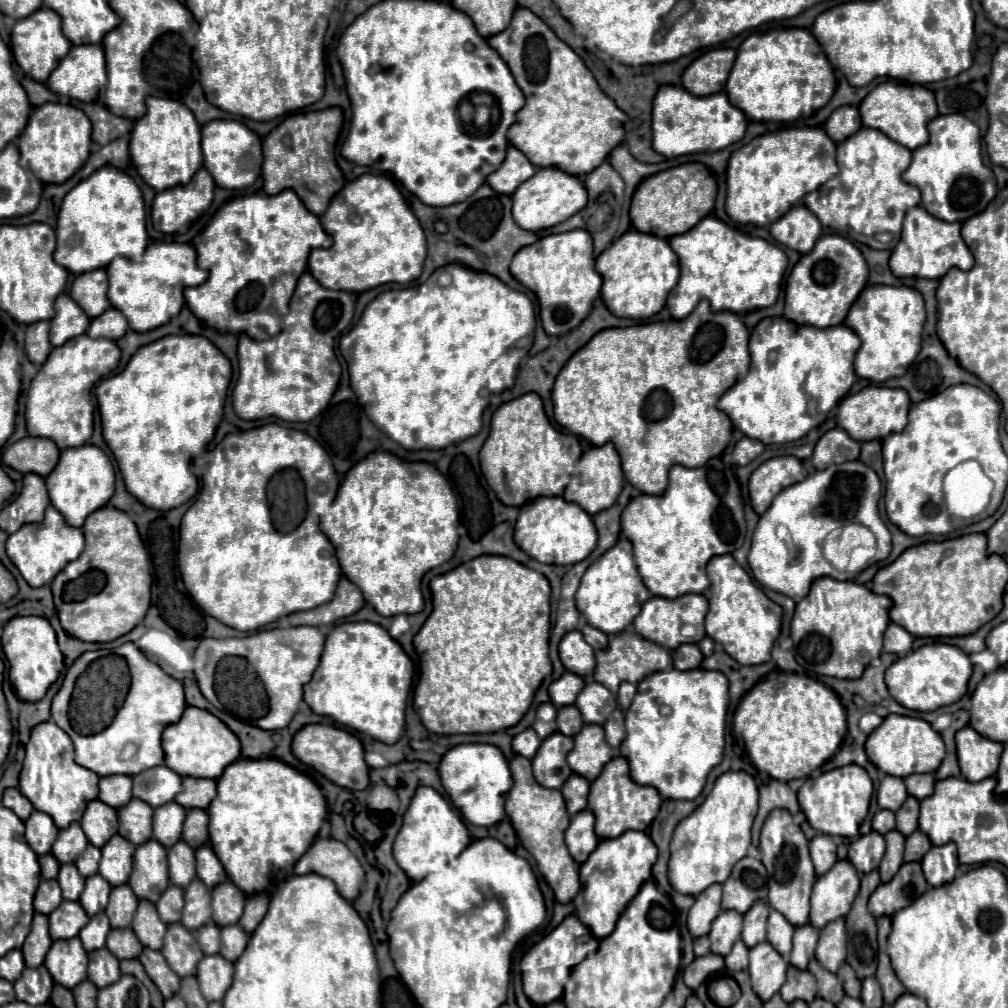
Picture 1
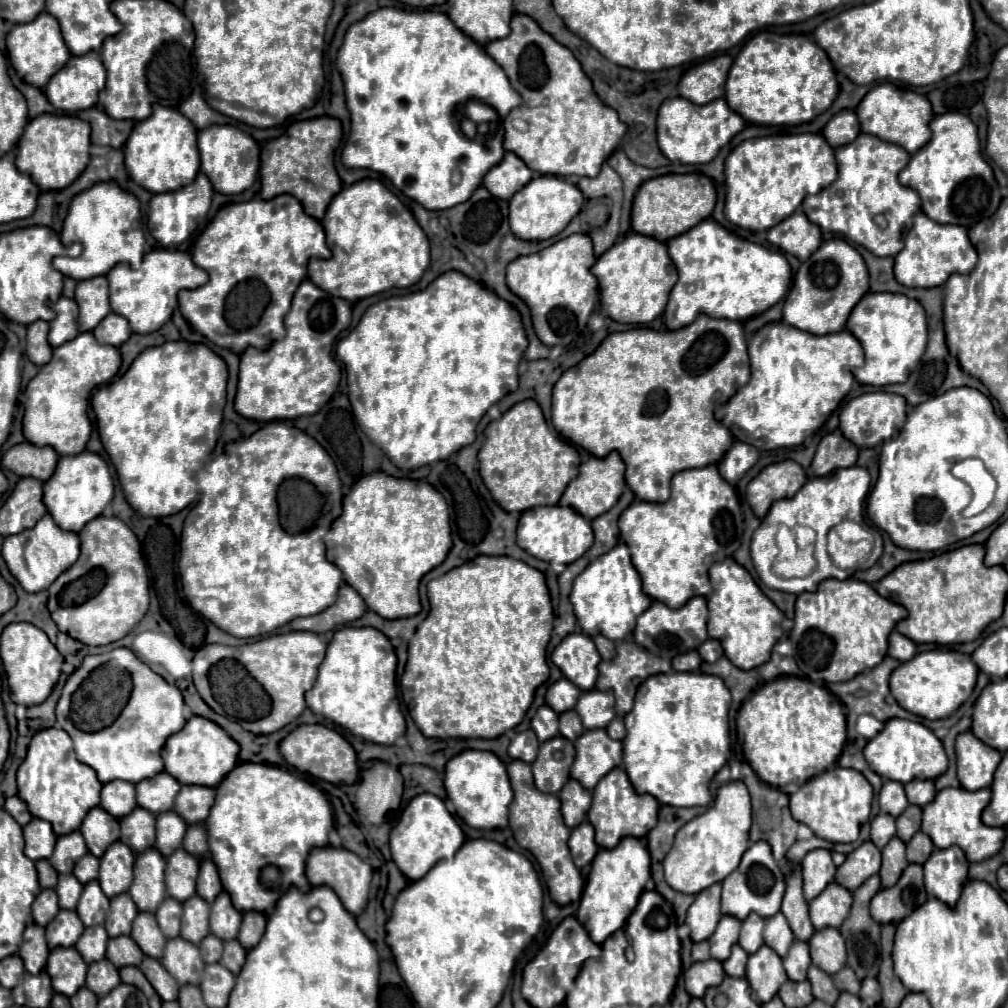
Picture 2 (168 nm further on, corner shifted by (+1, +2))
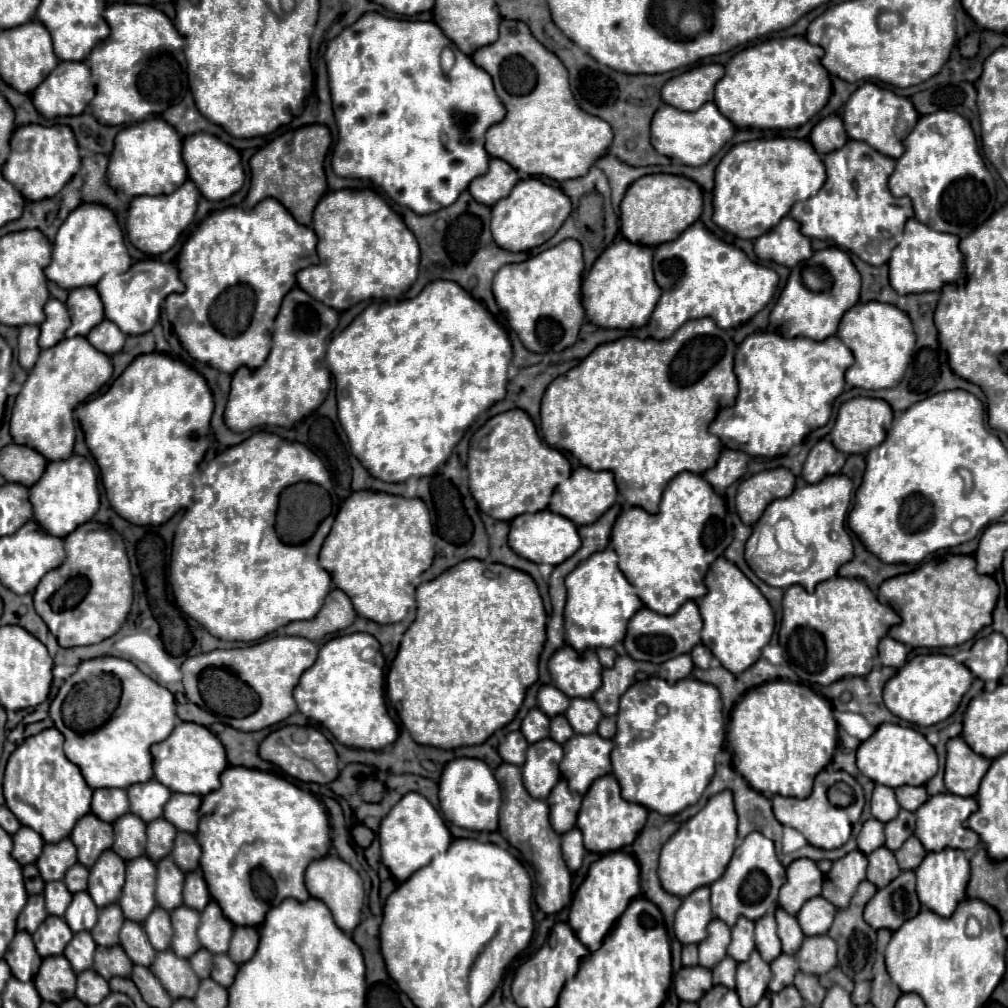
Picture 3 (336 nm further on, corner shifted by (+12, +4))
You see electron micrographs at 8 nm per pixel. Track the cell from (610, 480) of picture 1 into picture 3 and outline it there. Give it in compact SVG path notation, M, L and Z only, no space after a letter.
M580 466L578 470L572 472L572 476L562 482L550 500L550 512L558 512L560 516L566 516L568 520L572 520L576 526L582 524L594 524L594 520L598 520L598 516L602 516L602 512L606 512L606 508L610 508L618 498L618 490L616 490L616 482L614 482L614 474L608 470L602 472L594 472L590 468Z

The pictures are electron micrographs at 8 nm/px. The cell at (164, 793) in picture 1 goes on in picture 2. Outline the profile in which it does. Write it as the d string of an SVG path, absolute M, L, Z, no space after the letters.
M159 772L153 778L145 778L137 782L135 790L137 790L137 804L153 814L159 814L173 808L181 784L171 774Z

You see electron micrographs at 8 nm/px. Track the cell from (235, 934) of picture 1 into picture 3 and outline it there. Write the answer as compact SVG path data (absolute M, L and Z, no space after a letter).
M228 954L214 956L214 968L212 968L212 980L222 984L224 988L230 986L230 980L234 980L234 972L238 972L238 966L230 960Z

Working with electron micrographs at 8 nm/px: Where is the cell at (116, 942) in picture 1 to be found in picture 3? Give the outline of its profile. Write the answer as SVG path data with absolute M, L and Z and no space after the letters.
M98 946L96 954L94 954L94 970L106 980L110 980L114 976L130 978L132 962L126 956L126 952L122 950L122 946L112 946L112 948Z

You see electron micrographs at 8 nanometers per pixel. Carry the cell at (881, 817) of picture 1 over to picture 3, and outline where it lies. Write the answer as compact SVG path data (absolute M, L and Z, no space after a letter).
M870 818L868 822L864 822L862 832L858 834L858 850L868 856L880 846L884 846L884 824Z

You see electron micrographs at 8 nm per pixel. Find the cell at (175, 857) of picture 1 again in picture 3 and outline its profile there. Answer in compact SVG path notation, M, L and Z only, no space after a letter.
M164 858L156 864L158 880L156 880L156 902L166 912L172 912L182 904L182 886L184 886L184 872L172 862L172 858Z

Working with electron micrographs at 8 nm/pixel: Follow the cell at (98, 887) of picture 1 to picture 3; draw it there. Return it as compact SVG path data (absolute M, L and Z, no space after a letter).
M76 892L70 908L64 914L64 920L70 924L72 932L92 930L98 920L98 906L90 900L88 892Z

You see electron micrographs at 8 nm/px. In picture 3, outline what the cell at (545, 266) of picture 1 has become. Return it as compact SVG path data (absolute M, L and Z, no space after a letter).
M570 238L526 262L508 264L494 276L492 290L496 304L530 352L562 352L576 342L584 322L584 308L580 304L582 272L582 246Z

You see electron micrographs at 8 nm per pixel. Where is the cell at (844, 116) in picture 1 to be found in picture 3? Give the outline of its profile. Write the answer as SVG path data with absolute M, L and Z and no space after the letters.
M828 116L824 120L820 120L812 132L810 132L810 144L814 146L814 150L818 154L826 154L832 152L834 148L842 148L842 144L846 144L848 136L844 132L844 124L838 116Z

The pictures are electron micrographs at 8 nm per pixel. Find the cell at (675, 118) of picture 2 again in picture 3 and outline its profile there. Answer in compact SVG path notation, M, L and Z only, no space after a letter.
M706 102L694 112L682 112L664 104L652 118L652 146L658 154L668 158L678 158L688 166L702 166L712 156L716 156L722 146L734 136L730 120L726 120L714 102Z

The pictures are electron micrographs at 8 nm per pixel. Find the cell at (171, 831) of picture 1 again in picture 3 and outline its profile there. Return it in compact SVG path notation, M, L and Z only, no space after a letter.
M158 818L148 824L146 832L148 832L146 856L150 856L150 860L154 860L154 864L156 864L158 860L162 860L170 854L174 838L176 838L176 828L168 820Z

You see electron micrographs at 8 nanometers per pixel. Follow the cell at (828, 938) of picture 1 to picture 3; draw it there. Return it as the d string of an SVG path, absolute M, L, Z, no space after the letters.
M808 936L796 958L802 972L822 976L836 966L836 944L830 936Z

